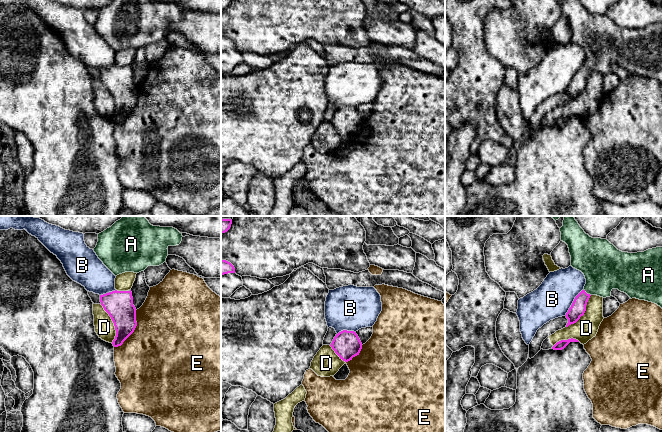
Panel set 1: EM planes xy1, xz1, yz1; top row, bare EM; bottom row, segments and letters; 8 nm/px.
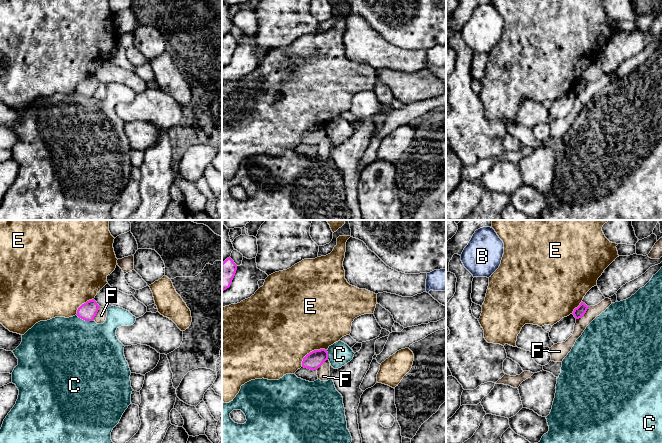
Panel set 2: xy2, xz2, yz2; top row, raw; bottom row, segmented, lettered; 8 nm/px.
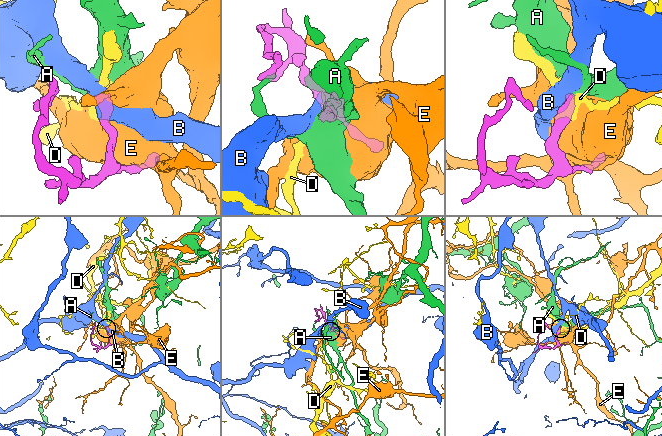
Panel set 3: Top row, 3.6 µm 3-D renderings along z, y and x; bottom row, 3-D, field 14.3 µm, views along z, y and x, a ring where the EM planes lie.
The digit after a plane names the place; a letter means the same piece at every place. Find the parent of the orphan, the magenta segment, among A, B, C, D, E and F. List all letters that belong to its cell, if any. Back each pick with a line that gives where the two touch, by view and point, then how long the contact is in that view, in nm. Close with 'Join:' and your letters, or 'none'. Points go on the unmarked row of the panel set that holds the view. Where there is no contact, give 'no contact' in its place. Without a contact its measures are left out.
A: meets magenta in yz1 at (586, 69); contact 80 nm long
Join: A

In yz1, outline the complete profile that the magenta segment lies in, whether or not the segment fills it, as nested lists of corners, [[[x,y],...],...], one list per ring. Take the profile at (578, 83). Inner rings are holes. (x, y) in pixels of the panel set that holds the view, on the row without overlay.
[[[563,0],[560,4],[561,17],[568,21],[573,44],[581,47],[586,55],[584,65],[575,73],[566,89],[566,103],[576,99],[586,87],[591,71],[610,73],[613,65],[636,74],[657,80],[662,84],[662,23],[644,28],[628,29],[618,26],[607,15],[592,14],[579,0]]]

